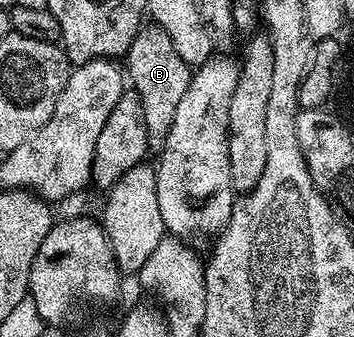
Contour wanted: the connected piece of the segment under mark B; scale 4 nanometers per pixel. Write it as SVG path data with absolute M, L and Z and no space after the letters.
M147 23L140 28L138 35L125 54L125 73L129 78L130 88L139 96L141 111L145 115L147 140L152 146L162 146L169 135L169 127L173 127L173 115L177 115L177 105L189 91L189 83L193 72L177 55L177 47L173 47L173 39L165 35L160 25Z

